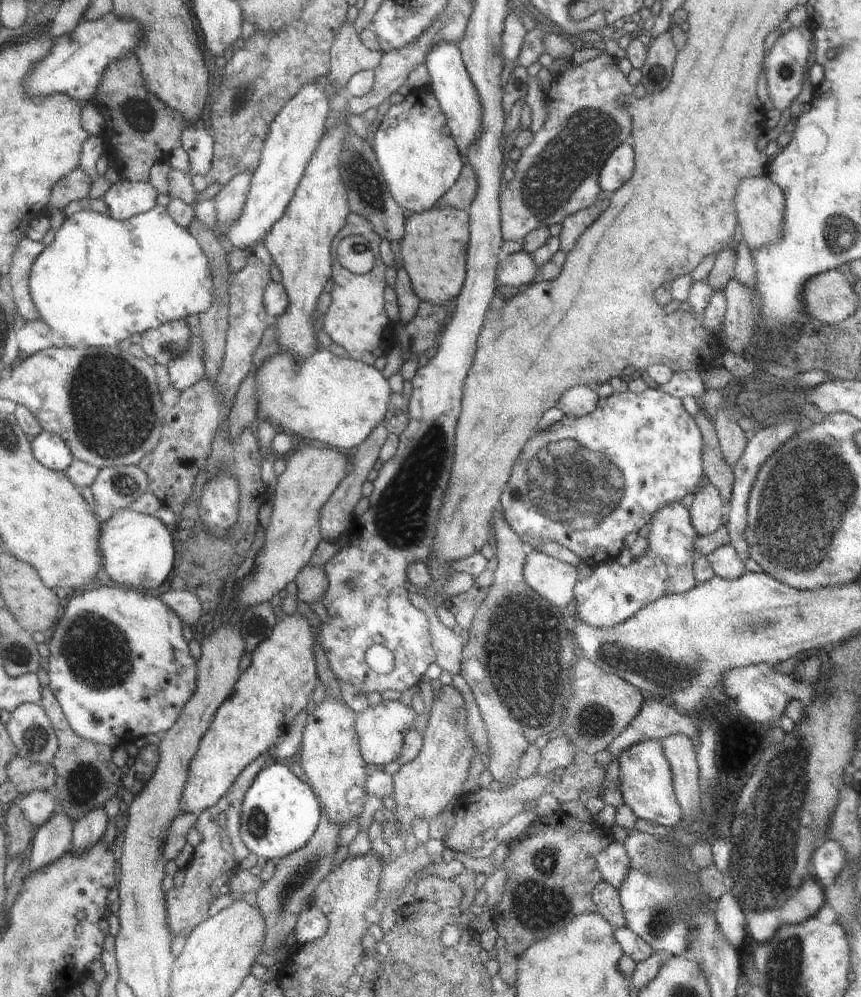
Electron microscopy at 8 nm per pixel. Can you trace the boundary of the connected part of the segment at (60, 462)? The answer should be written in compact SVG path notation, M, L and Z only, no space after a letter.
M44 430L32 439L36 458L48 468L67 472L75 461L75 454L62 436Z

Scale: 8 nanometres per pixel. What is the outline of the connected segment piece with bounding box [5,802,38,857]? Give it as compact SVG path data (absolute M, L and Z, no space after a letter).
M16 802L16 804L9 808L9 813L5 821L11 834L12 856L18 857L20 852L22 852L22 854L28 852L28 848L31 849L35 840L38 828L26 816L19 802Z

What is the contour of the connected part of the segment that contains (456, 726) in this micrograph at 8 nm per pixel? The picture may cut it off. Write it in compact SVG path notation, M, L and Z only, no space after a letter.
M443 685L436 692L427 715L428 723L420 752L412 762L400 766L391 776L396 807L387 814L389 821L394 824L393 833L402 840L413 833L416 821L426 821L429 824L435 818L440 818L448 806L457 805L465 796L464 784L468 780L471 758L478 755L466 730L466 712L458 689L452 685Z

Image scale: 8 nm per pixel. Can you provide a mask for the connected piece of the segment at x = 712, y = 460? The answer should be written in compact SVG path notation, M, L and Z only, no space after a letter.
M702 409L695 414L694 419L703 431L704 474L707 474L710 482L723 495L723 501L730 502L734 490L734 469L728 466L728 462L723 457L714 422Z

